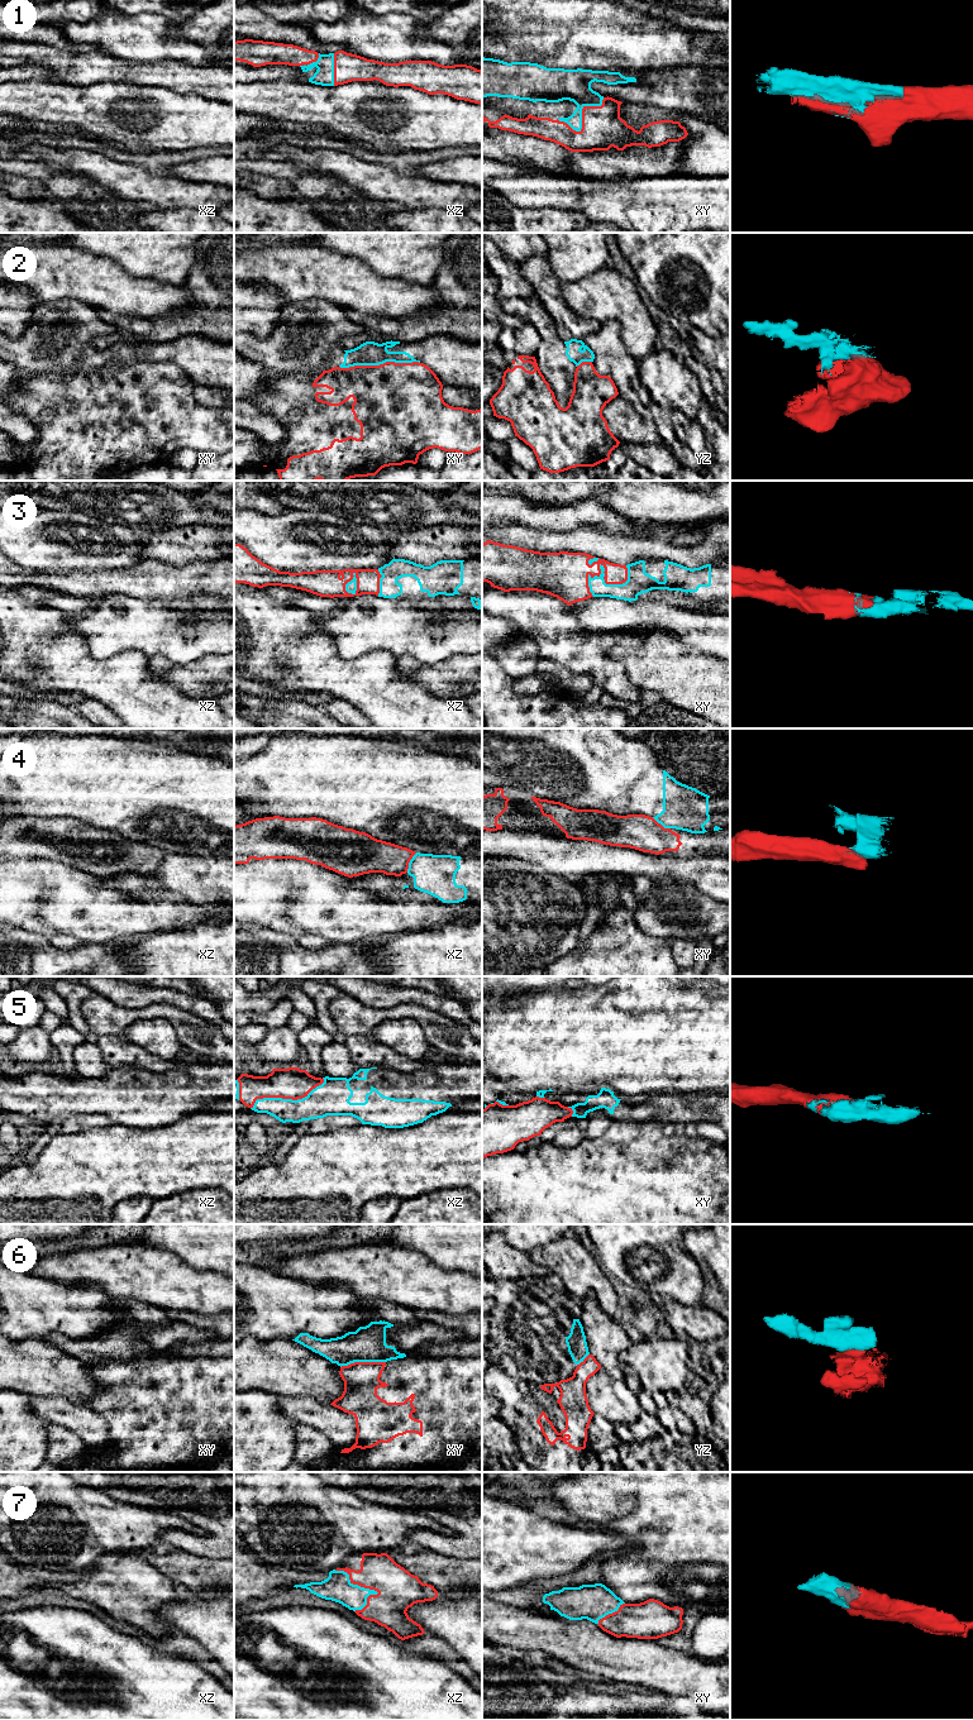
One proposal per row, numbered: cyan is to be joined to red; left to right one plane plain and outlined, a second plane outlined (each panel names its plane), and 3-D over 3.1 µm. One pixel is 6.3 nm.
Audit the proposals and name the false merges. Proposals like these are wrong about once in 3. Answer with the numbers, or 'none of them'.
2, 4, 6

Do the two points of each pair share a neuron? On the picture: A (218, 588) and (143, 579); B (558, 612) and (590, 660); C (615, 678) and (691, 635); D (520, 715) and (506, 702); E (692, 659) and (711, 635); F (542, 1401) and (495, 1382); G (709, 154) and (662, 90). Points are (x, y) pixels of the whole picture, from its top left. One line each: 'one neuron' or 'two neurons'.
A: one neuron
B: one neuron
C: two neurons
D: one neuron
E: two neurons
F: one neuron
G: two neurons

